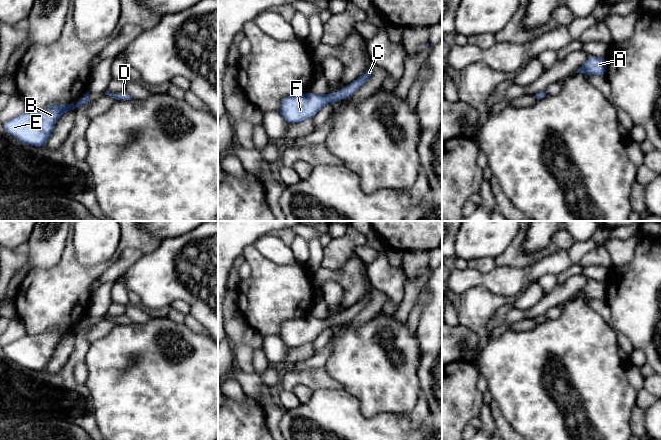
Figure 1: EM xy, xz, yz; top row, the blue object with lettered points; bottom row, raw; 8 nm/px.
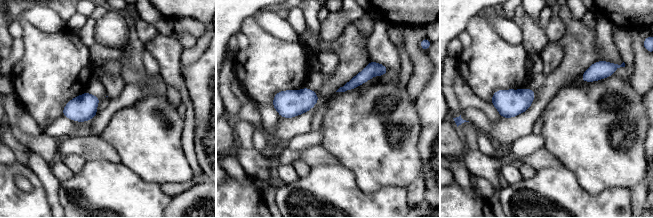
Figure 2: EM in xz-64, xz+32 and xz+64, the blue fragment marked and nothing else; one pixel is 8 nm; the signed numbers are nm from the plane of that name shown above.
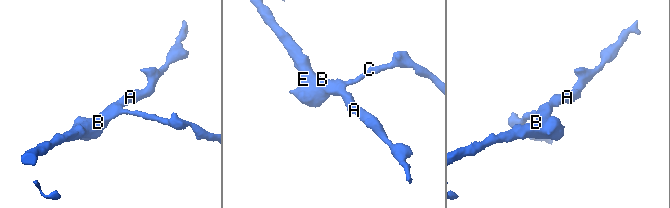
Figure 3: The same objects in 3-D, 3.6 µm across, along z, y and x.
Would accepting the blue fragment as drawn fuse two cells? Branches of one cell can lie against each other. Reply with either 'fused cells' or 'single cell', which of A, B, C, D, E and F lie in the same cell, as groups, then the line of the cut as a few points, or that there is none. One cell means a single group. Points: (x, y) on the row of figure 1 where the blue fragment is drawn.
single cell; A B C D E F; no cut

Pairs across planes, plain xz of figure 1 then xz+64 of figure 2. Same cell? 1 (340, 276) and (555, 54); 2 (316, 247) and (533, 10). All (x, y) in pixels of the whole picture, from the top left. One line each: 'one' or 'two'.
1: two
2: one

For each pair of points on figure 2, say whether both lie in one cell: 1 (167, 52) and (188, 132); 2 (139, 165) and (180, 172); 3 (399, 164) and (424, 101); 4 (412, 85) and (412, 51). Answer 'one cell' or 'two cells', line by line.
1: one cell
2: one cell
3: two cells
4: one cell

